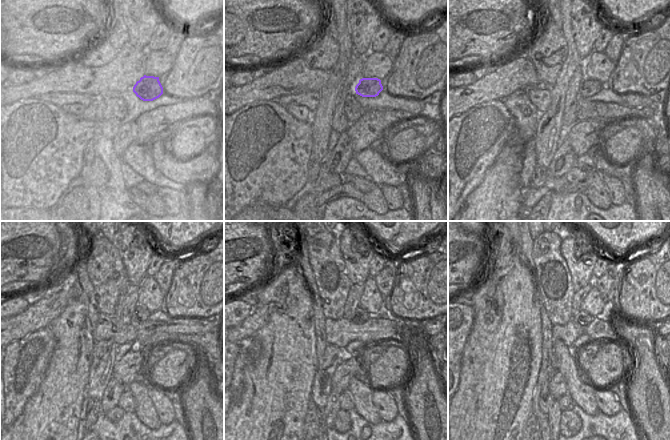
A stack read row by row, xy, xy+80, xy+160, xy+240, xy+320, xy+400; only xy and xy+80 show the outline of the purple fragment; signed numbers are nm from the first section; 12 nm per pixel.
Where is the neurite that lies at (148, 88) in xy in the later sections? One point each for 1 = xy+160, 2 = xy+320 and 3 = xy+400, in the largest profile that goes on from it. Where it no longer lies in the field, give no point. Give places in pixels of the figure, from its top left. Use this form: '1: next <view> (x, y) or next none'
1: next xy+160 (588, 87)
2: next xy+320 (361, 315)
3: next xy+400 (582, 319)

